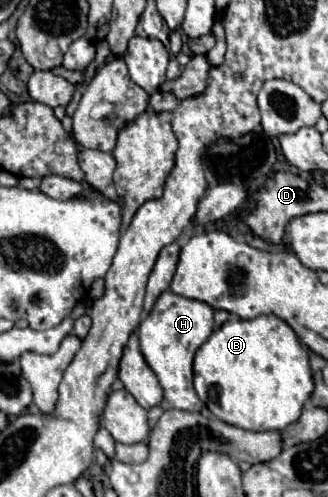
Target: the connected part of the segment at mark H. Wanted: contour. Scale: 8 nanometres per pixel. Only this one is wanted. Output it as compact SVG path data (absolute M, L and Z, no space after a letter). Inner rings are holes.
M164 291L154 309L146 315L146 319L138 327L140 349L156 373L162 389L164 399L160 403L162 409L184 409L184 411L202 411L204 403L198 399L192 387L192 359L198 347L210 337L214 329L214 309L196 299L188 299L182 295L174 295L172 291Z

